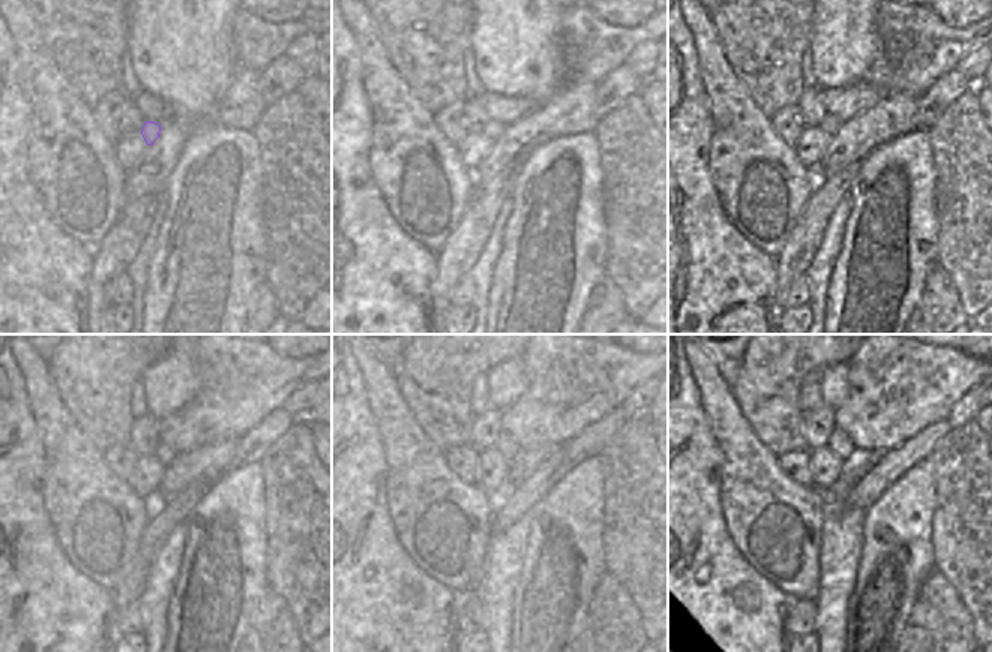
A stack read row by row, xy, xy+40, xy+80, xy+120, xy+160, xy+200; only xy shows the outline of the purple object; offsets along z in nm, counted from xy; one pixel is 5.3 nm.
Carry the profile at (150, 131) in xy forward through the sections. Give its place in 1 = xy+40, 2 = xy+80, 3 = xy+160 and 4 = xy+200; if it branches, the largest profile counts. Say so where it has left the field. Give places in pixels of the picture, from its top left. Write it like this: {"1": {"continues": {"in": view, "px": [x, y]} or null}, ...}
{"1": {"continues": {"in": "xy+40", "px": [492, 129]}}, "2": {"continues": {"in": "xy+80", "px": [830, 123]}}, "3": {"continues": {"in": "xy+160", "px": [508, 448]}}, "4": {"continues": {"in": "xy+200", "px": [839, 442]}}}

